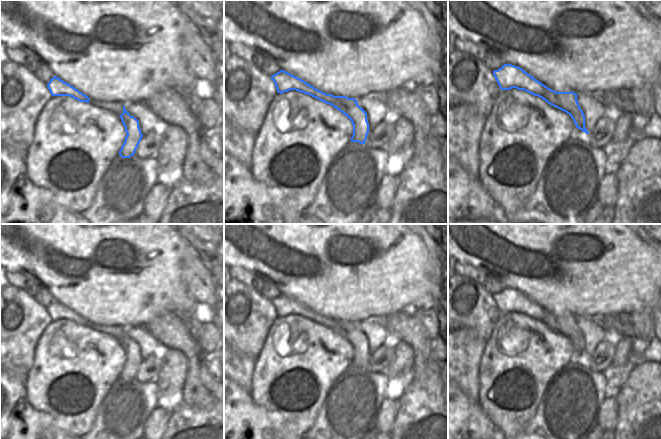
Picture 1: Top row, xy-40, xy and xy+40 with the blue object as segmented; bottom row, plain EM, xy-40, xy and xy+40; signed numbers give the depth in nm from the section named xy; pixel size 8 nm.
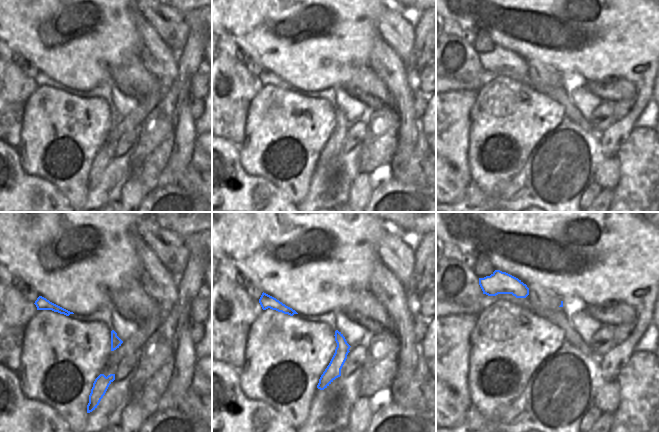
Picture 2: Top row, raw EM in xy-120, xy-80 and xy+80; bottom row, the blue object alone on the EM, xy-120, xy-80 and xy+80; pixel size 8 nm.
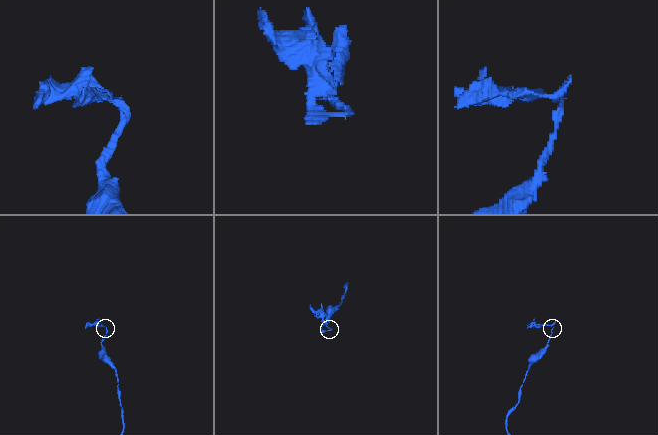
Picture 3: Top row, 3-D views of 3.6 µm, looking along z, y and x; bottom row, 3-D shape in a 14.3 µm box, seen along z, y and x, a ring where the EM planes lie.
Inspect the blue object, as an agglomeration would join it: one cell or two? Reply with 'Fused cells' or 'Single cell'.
Fused cells

